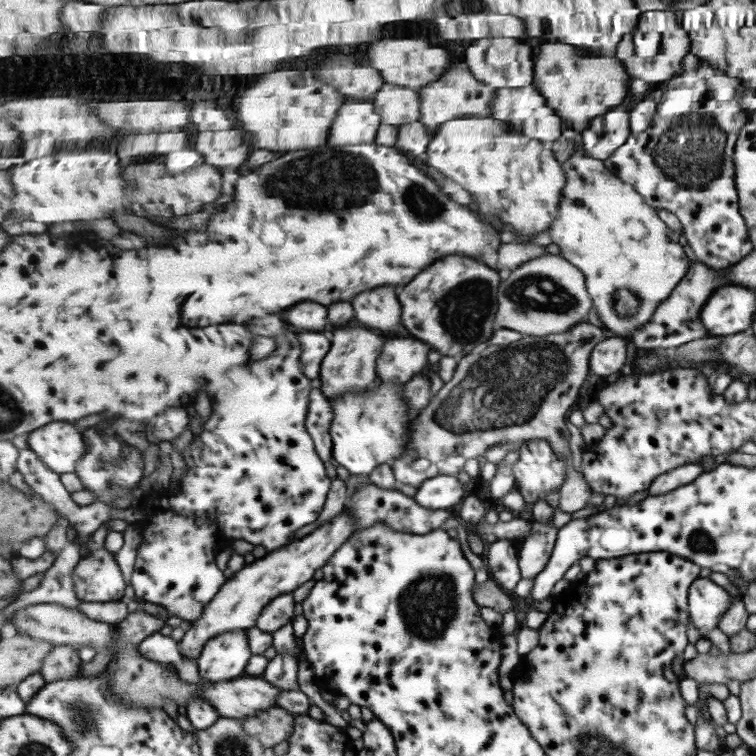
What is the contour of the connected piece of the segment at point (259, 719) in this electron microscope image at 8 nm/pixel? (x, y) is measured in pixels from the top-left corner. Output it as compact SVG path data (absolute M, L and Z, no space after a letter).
M275 706L263 710L254 717L241 719L245 731L263 741L269 750L291 738L295 732L295 715L283 707Z

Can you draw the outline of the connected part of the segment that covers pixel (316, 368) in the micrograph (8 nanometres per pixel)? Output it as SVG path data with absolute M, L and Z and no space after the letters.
M305 332L302 345L305 346L301 354L303 371L307 377L319 379L322 360L329 354L331 348L331 338L323 332Z

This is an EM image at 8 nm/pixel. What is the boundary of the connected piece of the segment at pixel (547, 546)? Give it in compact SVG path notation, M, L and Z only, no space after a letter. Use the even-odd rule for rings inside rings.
M531 521L531 529L520 541L518 558L521 576L536 578L546 570L556 550L560 529L549 521Z

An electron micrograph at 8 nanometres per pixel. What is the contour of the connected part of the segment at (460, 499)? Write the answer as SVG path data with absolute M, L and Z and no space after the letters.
M439 475L425 480L414 498L427 509L447 510L463 503L468 495L469 488L457 475Z

